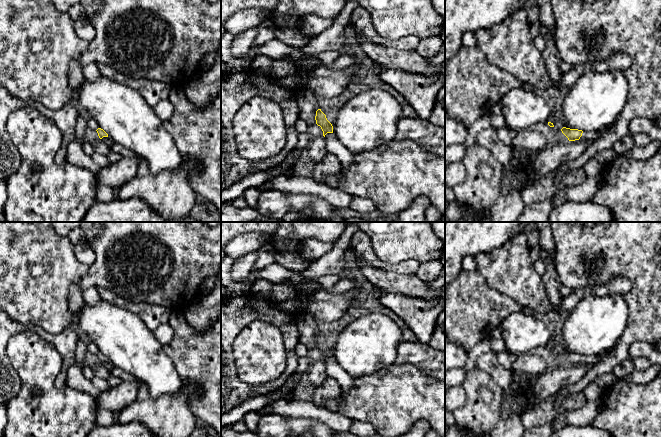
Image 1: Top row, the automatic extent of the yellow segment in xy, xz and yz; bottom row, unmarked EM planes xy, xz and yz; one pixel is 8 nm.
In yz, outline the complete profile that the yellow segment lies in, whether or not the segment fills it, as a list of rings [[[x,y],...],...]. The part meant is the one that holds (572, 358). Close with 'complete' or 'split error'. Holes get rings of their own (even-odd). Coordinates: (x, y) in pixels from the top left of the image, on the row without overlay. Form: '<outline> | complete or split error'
[[[563,351],[561,355],[568,362],[569,365],[584,364],[584,365],[594,366],[596,363],[598,363],[596,355],[582,355],[566,351]]] | split error

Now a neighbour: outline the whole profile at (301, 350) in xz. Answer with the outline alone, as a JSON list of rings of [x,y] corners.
[[[299,341],[299,343],[297,344],[296,348],[295,348],[295,354],[298,358],[300,357],[304,357],[307,356],[307,347]]]

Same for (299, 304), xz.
[[[300,295],[296,296],[293,299],[278,302],[278,307],[281,310],[295,315],[306,312],[307,306],[307,297]]]

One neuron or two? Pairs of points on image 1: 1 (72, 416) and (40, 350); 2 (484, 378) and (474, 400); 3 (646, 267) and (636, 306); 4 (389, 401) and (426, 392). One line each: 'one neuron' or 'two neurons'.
1: one neuron
2: one neuron
3: one neuron
4: one neuron

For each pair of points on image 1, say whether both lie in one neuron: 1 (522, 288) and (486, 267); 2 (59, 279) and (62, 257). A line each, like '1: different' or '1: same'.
1: same
2: same

